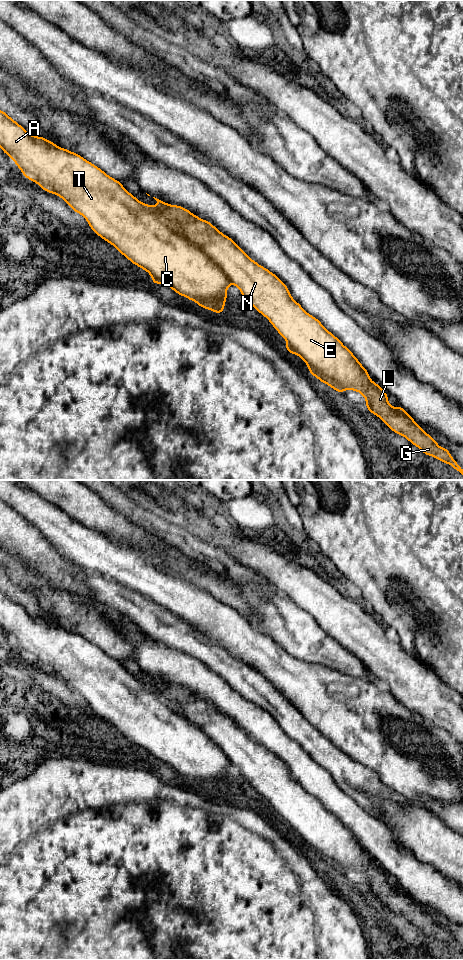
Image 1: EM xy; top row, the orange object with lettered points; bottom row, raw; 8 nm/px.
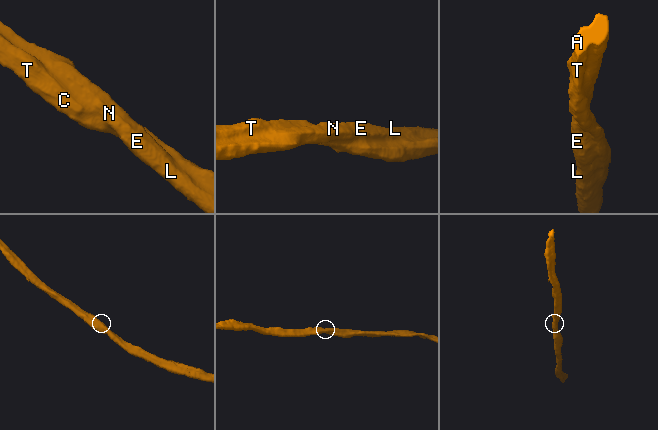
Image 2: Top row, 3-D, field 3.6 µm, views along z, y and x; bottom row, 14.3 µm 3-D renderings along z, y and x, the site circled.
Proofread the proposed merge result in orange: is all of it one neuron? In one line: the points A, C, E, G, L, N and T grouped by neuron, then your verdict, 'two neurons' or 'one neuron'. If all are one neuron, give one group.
A C E G L N T | one neuron

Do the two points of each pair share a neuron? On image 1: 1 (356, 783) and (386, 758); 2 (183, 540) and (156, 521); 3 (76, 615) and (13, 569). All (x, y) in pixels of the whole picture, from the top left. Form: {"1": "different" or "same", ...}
{"1": "different", "2": "same", "3": "same"}

